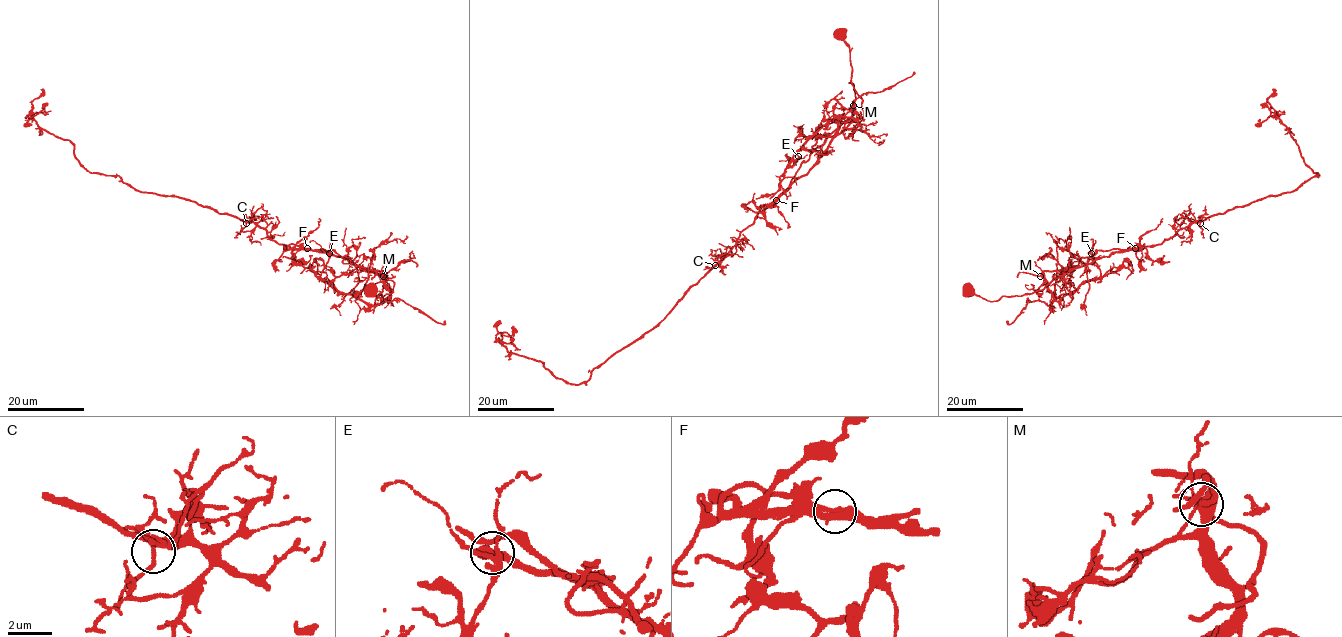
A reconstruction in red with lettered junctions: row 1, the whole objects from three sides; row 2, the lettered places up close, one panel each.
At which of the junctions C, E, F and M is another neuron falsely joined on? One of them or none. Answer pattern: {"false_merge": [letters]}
{"false_merge": ["F"]}

